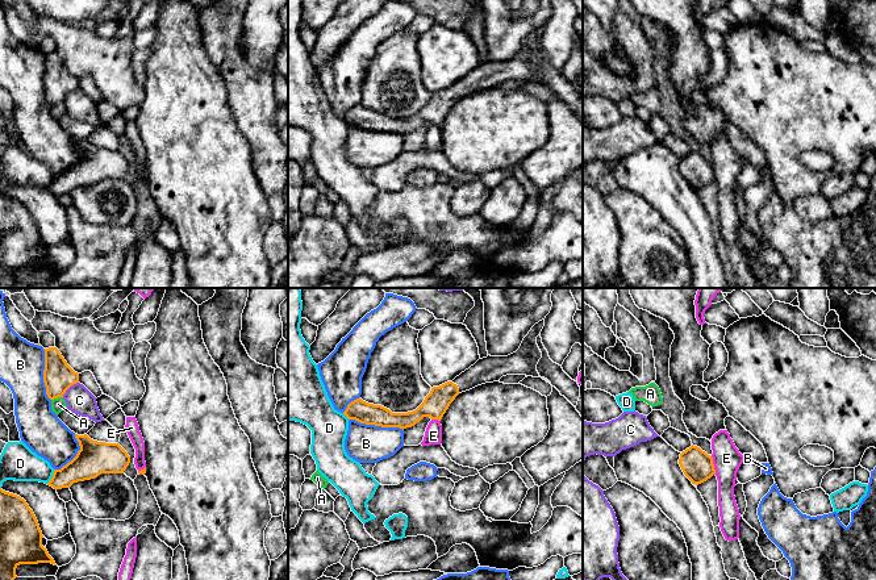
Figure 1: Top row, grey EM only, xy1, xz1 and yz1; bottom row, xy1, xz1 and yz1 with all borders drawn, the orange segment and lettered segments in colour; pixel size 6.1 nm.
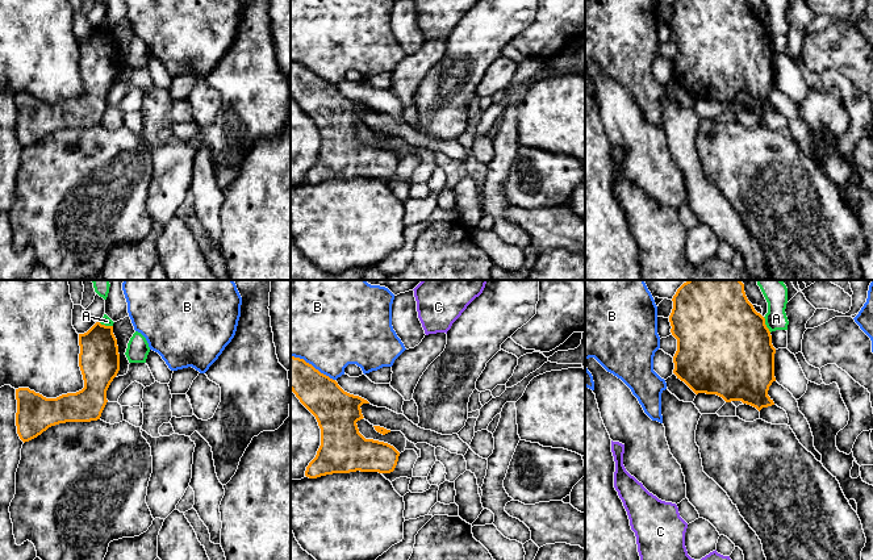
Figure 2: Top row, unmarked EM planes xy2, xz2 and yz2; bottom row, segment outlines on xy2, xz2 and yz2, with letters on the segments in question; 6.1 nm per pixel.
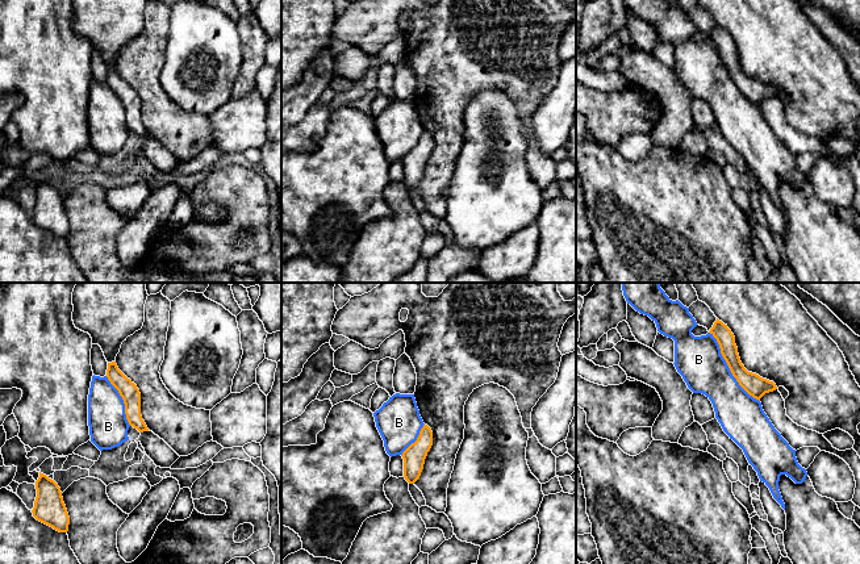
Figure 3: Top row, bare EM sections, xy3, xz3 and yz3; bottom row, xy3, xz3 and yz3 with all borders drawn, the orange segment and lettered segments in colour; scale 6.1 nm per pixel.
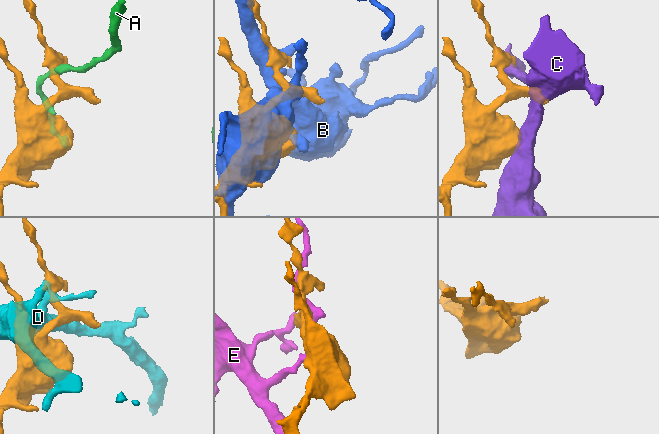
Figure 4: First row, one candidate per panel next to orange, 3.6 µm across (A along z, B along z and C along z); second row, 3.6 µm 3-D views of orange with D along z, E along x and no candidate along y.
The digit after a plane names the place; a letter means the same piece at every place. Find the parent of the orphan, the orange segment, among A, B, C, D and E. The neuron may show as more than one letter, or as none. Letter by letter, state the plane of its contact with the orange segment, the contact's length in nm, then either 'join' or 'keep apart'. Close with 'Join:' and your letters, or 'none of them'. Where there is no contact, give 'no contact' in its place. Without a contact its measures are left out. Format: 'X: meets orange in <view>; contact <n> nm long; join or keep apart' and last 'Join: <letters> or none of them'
A: meets orange in yz2; contact 110 nm long; keep apart
B: meets orange in yz3; contact 550 nm long; keep apart
C: meets orange in xy1; contact 140 nm long; keep apart
D: meets orange in xy1; contact 100 nm long; keep apart
E: meets orange in yz1; contact 110 nm long; keep apart
Join: none of them

